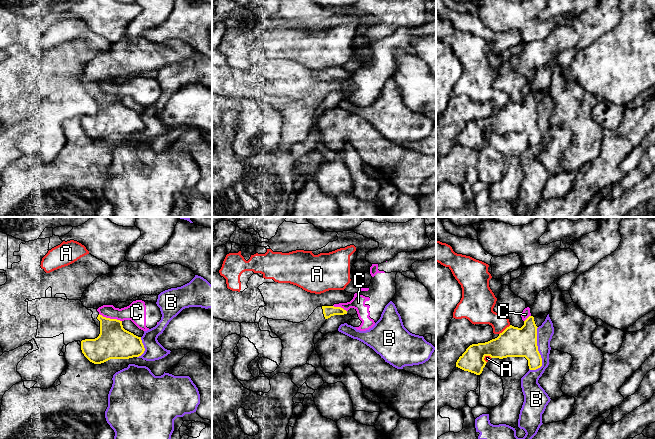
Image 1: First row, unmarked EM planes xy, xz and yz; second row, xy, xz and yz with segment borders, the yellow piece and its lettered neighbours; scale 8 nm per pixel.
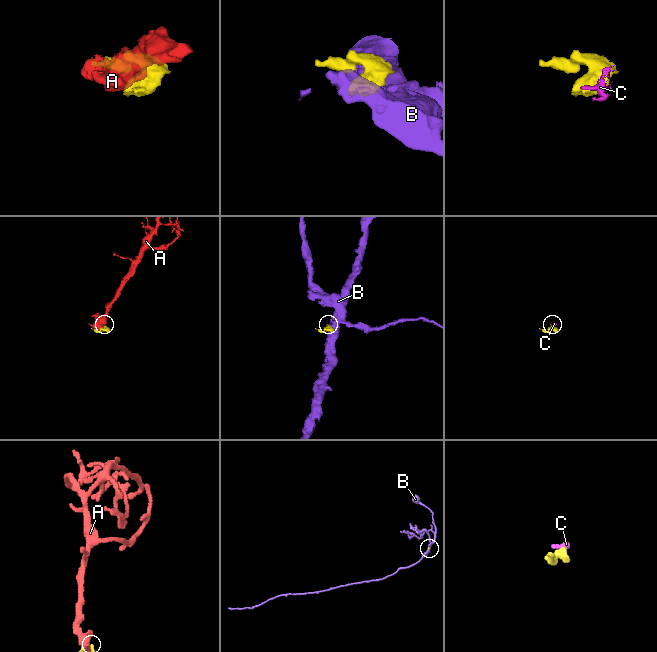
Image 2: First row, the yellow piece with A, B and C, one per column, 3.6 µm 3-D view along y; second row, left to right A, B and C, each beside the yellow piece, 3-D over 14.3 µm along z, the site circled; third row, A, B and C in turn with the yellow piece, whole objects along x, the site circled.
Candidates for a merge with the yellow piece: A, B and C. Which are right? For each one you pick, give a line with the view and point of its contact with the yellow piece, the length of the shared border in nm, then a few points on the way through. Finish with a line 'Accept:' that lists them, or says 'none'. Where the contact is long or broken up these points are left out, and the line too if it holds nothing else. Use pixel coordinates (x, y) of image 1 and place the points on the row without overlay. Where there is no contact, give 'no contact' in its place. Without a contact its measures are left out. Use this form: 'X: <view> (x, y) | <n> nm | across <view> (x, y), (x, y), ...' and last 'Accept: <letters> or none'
Accept: none

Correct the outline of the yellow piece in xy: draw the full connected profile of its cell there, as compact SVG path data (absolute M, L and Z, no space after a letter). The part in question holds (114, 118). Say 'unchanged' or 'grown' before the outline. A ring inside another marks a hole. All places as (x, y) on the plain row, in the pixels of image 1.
grown; M87 85L93 88L92 94L100 104L97 114L81 117L82 129L90 138L101 140L110 135L139 133L144 129L141 113L125 106L122 97L103 93L97 85Z

